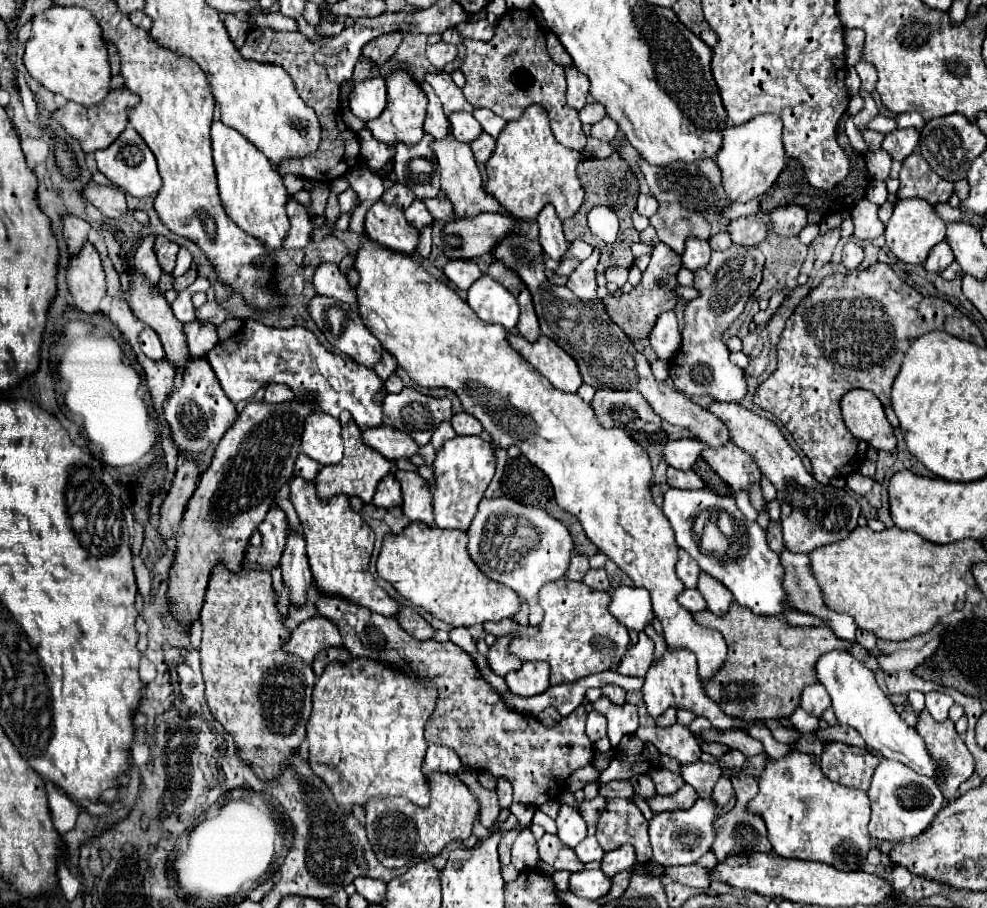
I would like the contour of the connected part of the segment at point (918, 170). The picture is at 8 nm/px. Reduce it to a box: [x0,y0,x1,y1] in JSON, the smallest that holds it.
[897,151,954,205]

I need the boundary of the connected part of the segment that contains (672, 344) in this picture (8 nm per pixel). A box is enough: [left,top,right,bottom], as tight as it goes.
[651,309,681,359]

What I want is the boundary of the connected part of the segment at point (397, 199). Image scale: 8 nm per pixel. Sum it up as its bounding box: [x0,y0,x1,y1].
[381,183,415,209]

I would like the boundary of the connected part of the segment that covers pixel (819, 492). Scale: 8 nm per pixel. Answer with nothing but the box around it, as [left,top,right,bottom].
[709,403,861,553]

